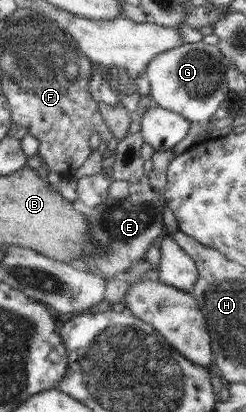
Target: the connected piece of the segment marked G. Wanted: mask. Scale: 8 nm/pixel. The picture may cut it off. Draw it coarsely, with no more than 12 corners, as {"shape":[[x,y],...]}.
{"shape":[[203,42],[155,55],[149,98],[209,121],[228,89],[227,61]]}

